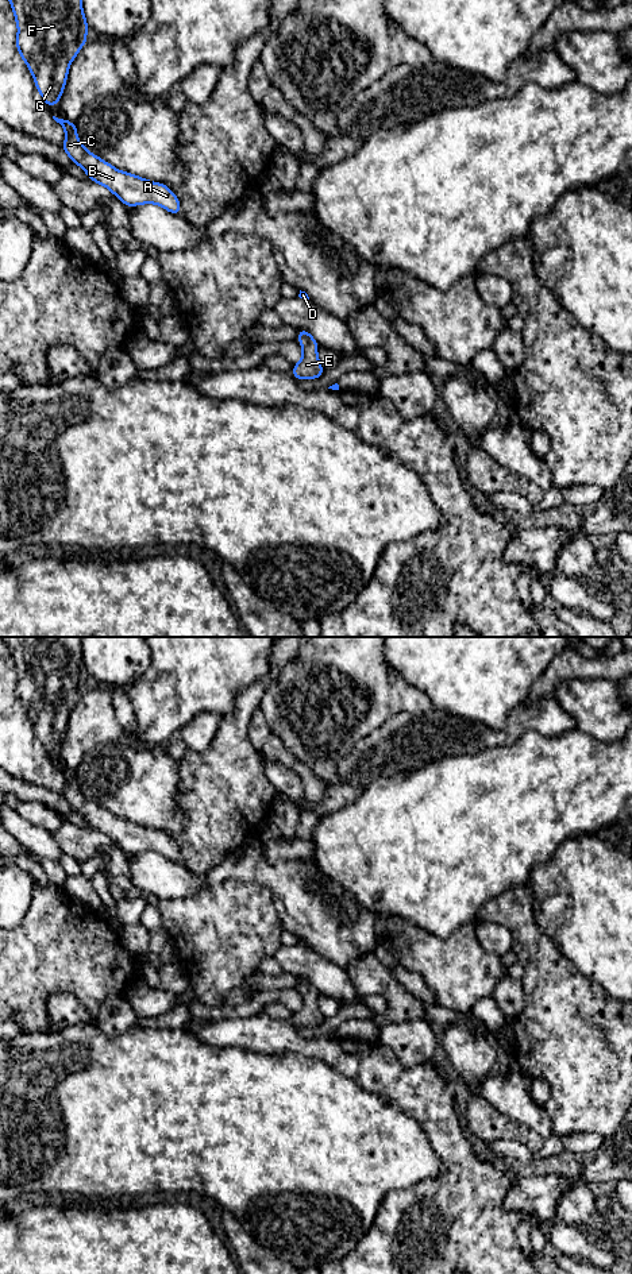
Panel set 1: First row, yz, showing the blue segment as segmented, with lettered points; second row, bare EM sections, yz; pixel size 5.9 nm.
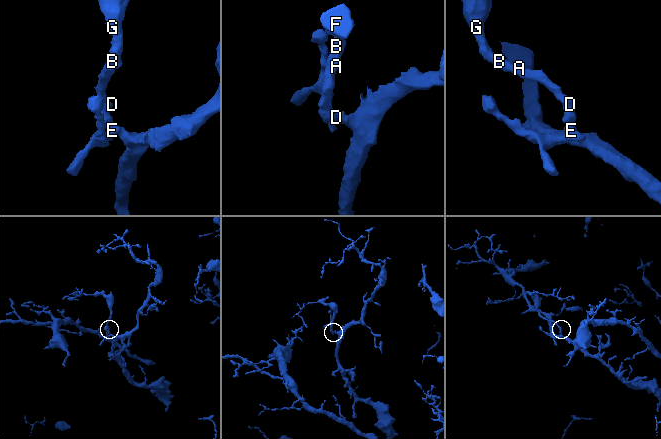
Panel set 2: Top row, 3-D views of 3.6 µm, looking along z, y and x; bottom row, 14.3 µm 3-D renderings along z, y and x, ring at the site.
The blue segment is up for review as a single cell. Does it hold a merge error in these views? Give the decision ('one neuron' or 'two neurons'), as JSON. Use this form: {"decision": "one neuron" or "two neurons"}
{"decision": "one neuron"}

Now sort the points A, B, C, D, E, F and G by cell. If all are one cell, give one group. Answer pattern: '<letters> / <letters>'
A B C D E F G

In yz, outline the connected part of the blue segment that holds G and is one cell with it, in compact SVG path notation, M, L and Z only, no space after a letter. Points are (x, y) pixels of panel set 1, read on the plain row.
M3 637L18 672L16 696L47 754L63 742L69 714L88 690L81 637Z

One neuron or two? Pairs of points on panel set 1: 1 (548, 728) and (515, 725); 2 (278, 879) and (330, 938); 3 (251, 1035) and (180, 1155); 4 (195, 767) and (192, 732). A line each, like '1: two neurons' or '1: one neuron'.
1: one neuron
2: one neuron
3: two neurons
4: two neurons

